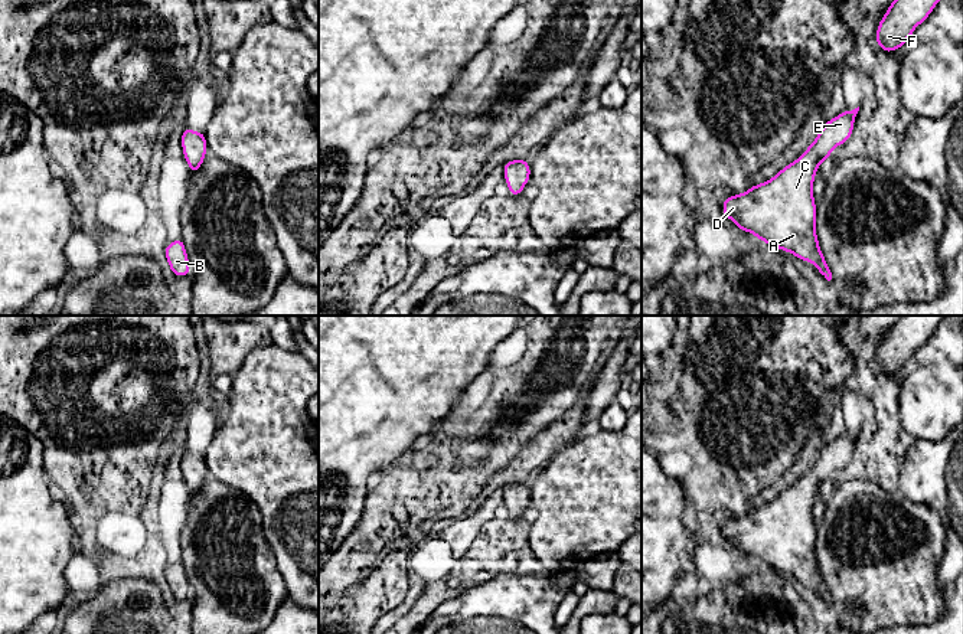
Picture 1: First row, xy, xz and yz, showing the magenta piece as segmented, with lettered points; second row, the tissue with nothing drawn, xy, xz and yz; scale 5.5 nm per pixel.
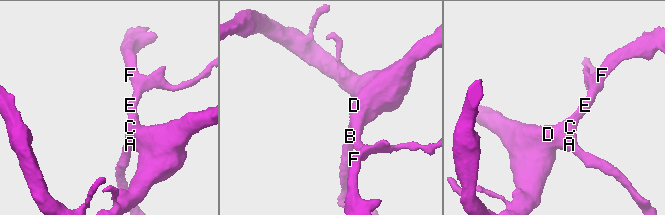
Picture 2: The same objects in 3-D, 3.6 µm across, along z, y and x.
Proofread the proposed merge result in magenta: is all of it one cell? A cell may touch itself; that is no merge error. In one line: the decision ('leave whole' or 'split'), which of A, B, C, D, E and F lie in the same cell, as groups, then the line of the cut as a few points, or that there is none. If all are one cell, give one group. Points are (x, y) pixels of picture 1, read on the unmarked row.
leave whole; A B C D E F; no cut

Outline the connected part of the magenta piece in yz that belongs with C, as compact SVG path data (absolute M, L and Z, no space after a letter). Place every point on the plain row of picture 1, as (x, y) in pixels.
M859 429L827 442L816 463L796 484L768 504L751 509L745 516L722 524L724 537L735 549L767 568L817 588L817 595L827 604L832 602L832 595L816 558L813 503L819 487L852 458L858 434Z

